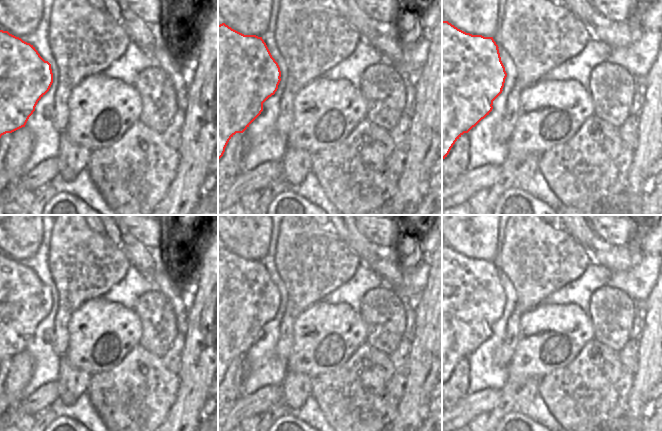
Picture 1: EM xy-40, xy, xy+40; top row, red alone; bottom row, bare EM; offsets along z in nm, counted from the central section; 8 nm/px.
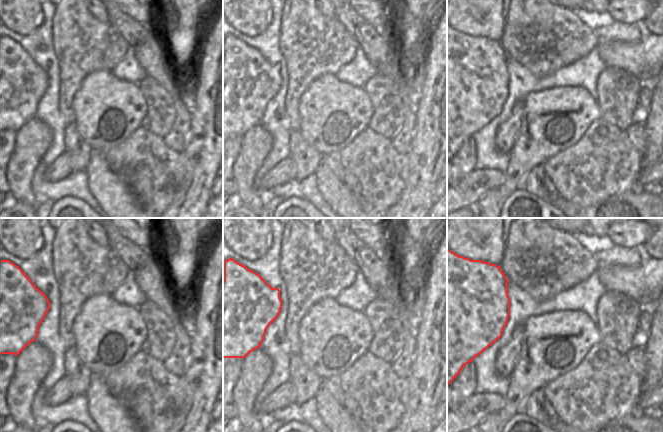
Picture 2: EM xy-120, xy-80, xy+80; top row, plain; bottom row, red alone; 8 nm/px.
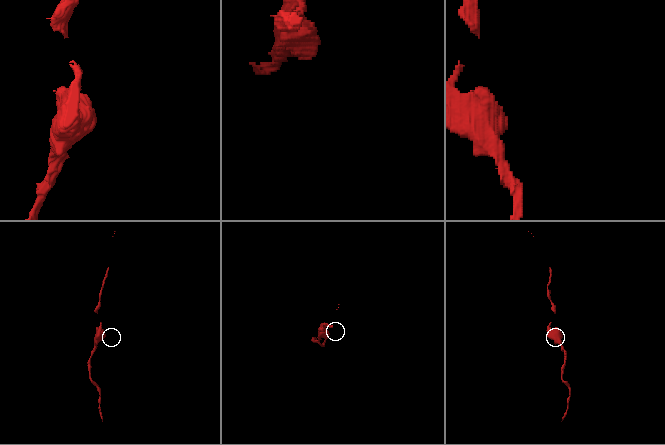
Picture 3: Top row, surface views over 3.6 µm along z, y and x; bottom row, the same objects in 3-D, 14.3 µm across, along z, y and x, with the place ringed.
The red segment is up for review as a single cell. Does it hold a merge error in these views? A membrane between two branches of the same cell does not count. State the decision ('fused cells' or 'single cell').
single cell

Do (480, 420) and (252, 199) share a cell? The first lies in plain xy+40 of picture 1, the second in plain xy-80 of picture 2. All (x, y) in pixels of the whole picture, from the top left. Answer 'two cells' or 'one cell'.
one cell

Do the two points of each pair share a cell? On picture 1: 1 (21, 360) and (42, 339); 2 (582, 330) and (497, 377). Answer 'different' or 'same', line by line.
1: different
2: different

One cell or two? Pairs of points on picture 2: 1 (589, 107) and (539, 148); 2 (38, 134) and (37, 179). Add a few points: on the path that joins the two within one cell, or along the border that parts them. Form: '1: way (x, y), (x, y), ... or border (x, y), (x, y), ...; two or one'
1: way (567, 108), (543, 109), (536, 114), (539, 126); one
2: border (50, 146), (34, 171), (31, 189); two

